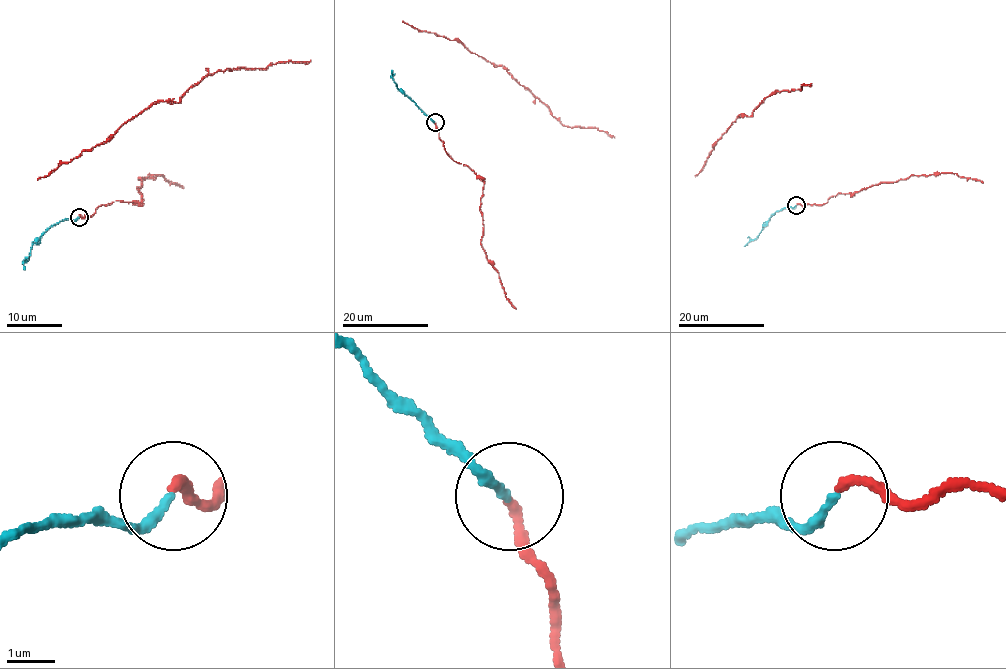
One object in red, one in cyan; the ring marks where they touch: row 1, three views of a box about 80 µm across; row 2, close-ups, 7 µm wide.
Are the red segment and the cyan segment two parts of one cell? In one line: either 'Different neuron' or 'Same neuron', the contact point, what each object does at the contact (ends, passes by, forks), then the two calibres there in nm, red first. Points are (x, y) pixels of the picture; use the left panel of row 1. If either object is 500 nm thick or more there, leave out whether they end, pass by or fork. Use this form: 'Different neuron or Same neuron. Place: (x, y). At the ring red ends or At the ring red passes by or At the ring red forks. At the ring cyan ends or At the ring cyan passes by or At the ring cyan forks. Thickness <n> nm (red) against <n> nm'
Same neuron. Place: (79, 217). At the ring red ends. At the ring cyan ends. Thickness 180 nm (red) against 200 nm

